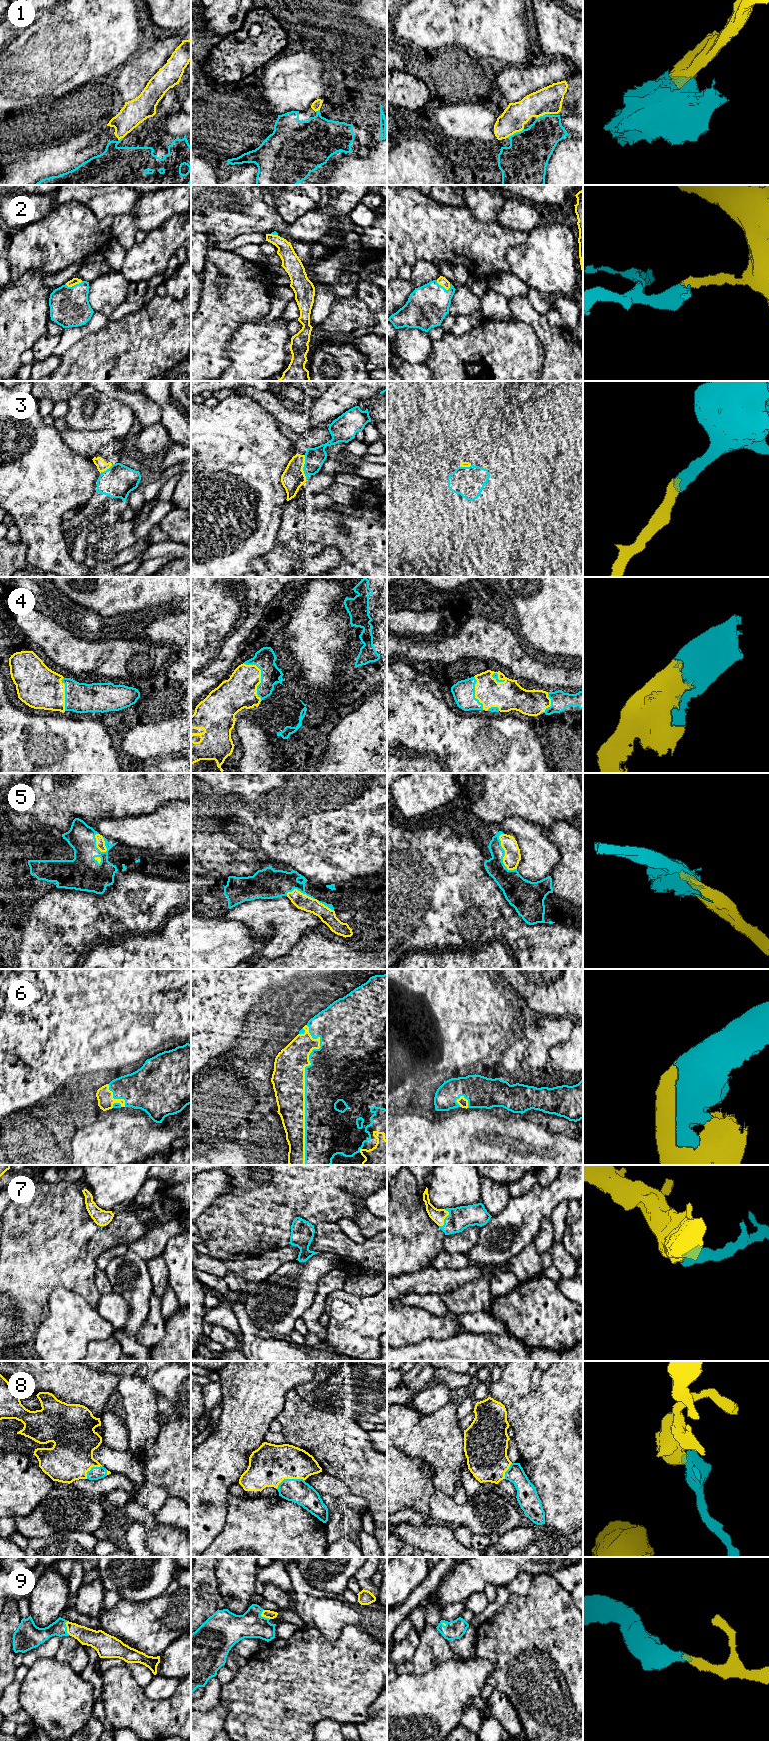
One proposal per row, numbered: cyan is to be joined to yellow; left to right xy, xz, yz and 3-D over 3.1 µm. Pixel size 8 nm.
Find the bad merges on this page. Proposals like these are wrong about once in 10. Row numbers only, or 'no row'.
no row

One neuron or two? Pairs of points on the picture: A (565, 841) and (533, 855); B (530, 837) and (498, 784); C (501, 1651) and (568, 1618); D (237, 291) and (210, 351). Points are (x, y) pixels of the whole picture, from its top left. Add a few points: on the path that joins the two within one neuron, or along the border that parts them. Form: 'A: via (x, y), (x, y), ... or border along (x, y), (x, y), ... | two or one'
A: border along (545, 831), (560, 856), (560, 861), (554, 868) | two
B: border along (499, 824), (506, 818), (520, 816), (539, 825) | two
C: via (518, 1641), (545, 1641), (551, 1635) | one
D: via (230, 306), (216, 320), (210, 330), (210, 336) | one

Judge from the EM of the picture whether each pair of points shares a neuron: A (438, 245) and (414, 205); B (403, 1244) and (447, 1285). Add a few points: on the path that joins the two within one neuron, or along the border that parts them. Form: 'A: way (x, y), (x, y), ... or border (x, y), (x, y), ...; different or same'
A: way (429, 235), (414, 220), (414, 215); same
B: border (428, 1267), (405, 1274); different

